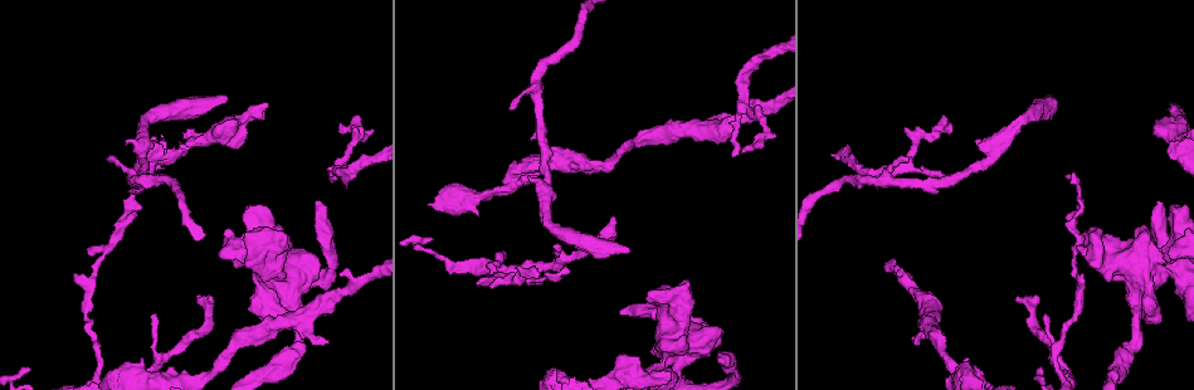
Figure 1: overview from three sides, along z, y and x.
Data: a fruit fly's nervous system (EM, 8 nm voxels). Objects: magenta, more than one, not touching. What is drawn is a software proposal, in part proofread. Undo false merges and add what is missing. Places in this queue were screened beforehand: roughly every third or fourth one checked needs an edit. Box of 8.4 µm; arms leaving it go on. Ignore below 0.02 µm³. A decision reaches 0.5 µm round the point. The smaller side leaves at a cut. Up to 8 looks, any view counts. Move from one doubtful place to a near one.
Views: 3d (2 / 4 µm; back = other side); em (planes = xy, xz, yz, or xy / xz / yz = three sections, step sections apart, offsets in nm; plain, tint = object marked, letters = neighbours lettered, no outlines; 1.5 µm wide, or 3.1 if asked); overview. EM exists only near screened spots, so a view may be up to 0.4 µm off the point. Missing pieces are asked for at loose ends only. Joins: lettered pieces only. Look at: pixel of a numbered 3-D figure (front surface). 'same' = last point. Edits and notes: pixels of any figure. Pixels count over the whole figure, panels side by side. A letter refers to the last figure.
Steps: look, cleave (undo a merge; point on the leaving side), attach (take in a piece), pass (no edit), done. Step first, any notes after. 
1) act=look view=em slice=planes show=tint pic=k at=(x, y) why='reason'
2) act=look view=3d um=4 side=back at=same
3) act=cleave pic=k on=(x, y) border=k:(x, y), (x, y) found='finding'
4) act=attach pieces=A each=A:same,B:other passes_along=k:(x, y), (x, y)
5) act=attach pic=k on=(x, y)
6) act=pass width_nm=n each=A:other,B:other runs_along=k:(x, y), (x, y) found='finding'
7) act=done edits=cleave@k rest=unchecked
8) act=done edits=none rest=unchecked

act=look view=3d um=4 pic=1 at=(1147, 319) why='free end'

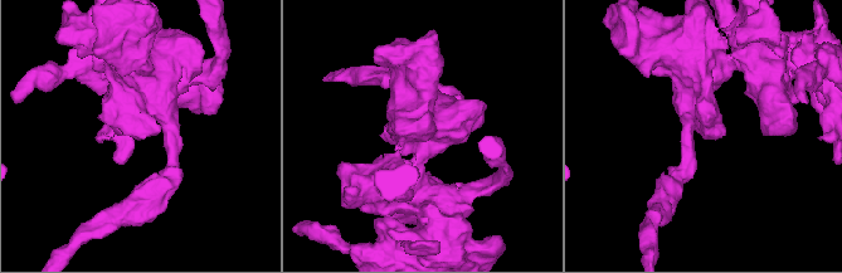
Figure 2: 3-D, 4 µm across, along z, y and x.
act=look view=em slice=xz step=8 show=tint pic=2 at=(147, 136)

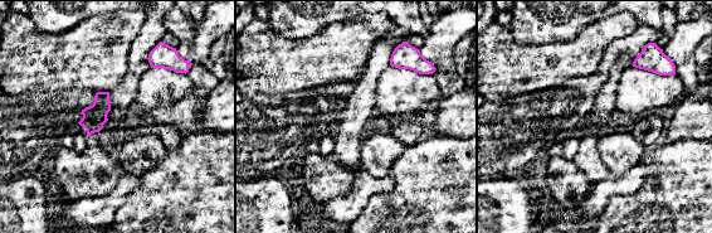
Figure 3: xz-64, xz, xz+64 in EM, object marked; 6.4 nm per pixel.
act=look view=em slice=planes show=letters at=same why='another direction'

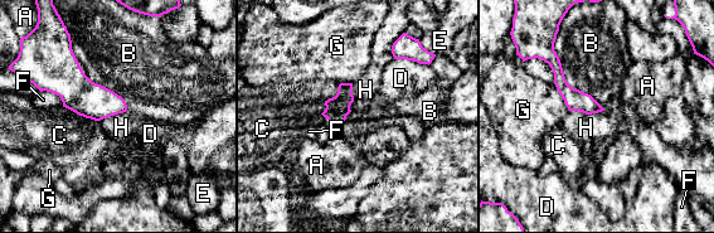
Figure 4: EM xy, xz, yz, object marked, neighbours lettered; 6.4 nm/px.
act=pass each=A:other,B:other,C:other,D:other,E:other,F:other,G:other,H:other found='no lettered piece goes on from it'

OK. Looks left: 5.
act=look view=em slice=planes show=letters pic=1 at=(219, 257) why='free end'

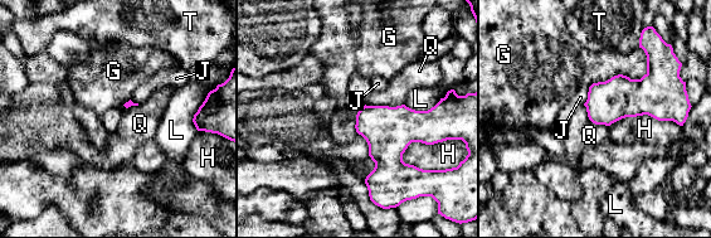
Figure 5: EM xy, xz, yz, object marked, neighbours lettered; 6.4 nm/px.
act=pass each=G:other,H:other,J:other,L:other,Q:other,T:other border=5:(404, 103), (395, 106), (365, 105) found='none of them fits'

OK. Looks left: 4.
act=look view=3d um=2 pic=1 at=(669, 375) why='end of a long branch'

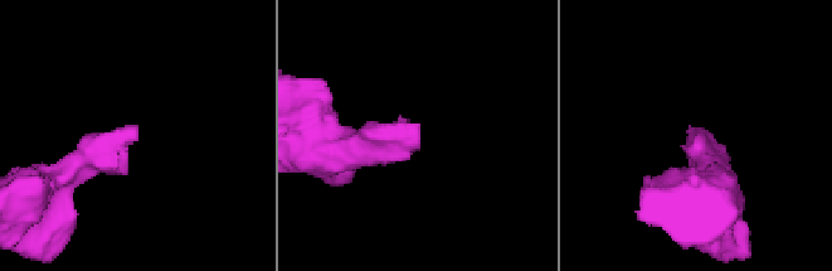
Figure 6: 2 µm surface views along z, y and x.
act=look view=em slice=xy step=4 show=letters pic=6 at=(137, 132)

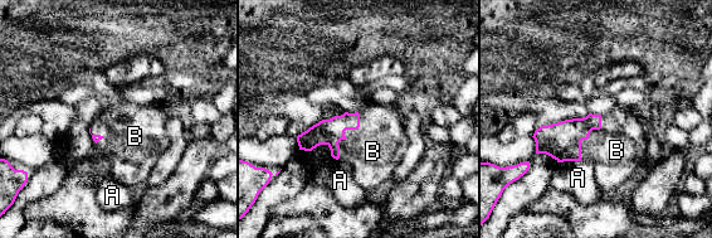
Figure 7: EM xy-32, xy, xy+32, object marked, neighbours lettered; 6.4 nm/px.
act=look view=em slice=planes show=letters at=same why='cut it another way'

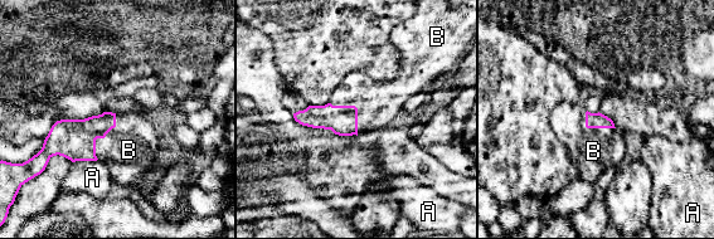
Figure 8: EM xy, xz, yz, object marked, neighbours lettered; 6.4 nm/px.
act=attach pieces=B each=A:other,B:same passes_along=8:(341, 120), (355, 107), (378, 103) found='the neuron continues'

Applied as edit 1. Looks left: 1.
act=done edits=attach@8 rest=unchecked

